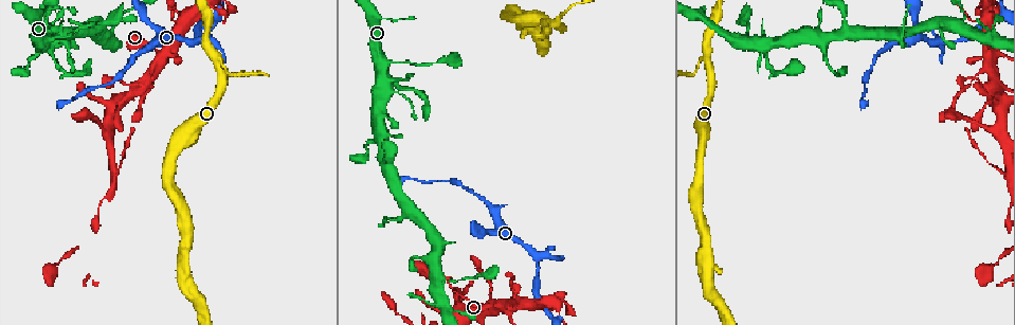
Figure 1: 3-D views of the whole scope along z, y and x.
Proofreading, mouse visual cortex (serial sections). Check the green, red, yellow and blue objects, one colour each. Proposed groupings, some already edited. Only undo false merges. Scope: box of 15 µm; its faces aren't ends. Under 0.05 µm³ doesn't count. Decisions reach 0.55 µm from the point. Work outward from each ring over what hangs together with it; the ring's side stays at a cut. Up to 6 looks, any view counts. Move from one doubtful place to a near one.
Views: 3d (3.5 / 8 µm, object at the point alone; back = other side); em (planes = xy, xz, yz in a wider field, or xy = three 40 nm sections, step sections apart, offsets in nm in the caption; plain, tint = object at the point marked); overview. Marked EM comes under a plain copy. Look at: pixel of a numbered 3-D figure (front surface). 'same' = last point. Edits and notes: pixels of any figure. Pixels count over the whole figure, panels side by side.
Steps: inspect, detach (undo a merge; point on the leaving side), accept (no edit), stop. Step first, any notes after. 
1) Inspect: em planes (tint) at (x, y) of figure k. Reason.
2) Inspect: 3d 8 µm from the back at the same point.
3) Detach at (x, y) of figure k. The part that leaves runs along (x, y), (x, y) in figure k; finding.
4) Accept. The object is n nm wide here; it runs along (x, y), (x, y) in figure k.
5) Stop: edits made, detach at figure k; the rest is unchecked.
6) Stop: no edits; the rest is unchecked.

Inspect: 3d 3.5 µm at (219, 57) of figure 1. Calibre changes.

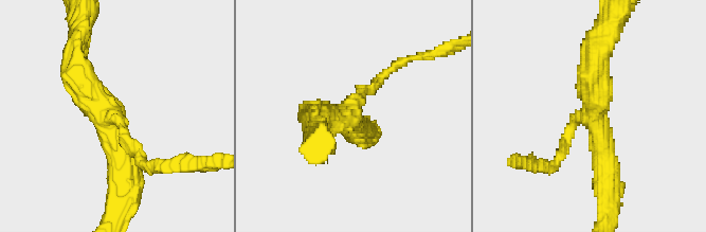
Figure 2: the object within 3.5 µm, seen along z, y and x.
Inspect: em planes (tint) at (346, 120) of figure 2. 3 arms meet here; the arms are 150, 400, 400 nm wide.

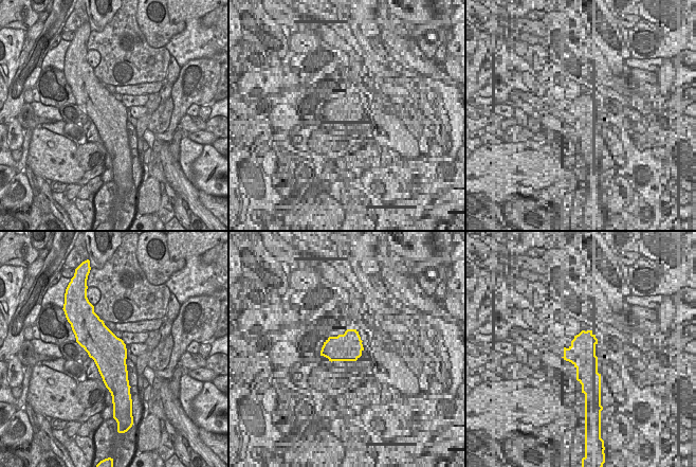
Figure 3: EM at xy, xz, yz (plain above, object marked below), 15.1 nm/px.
Accept. The object is 550 nm wide here; it runs along (122, 183), (109, 112), (73, 57) in figure 2; all the same cell.

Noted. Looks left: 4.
Inspect: 3d 3.5 µm at (150, 70) of figure 1. Calibre changes.

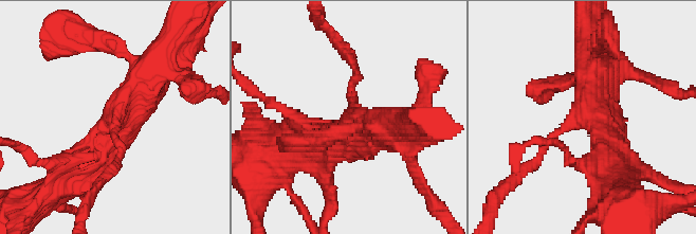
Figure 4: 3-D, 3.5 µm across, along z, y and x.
Inspect: em xy step 1 (tint) at (117, 122) of figure 4. The arms are 150, 450 nm wide; now the EM.

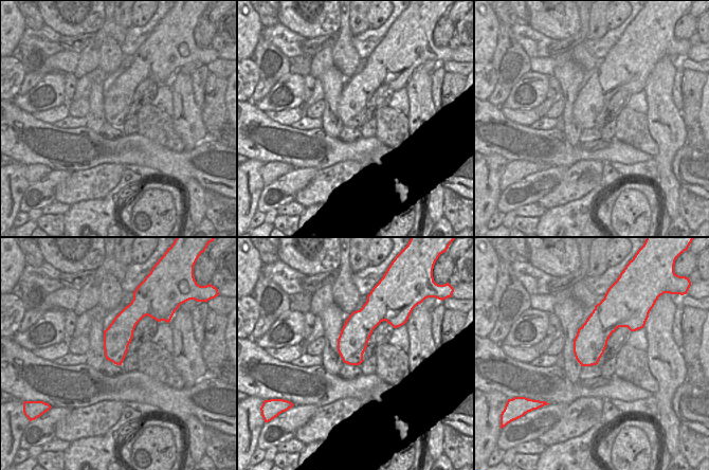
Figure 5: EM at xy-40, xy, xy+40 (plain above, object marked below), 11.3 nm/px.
Accept. It runs along (594, 72), (581, 114), (524, 169) in figure 4; one cell here.

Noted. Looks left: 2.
Inspect: 3d 8 µm from the back at (999, 171) of figure 1. Sudden change in width.

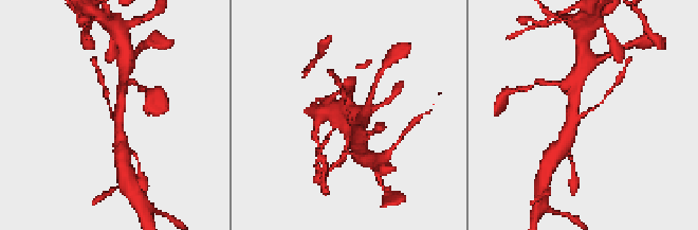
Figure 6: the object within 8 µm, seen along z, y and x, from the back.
Inspect: em planes (tint) at (349, 113) of figure 6. Now the EM.

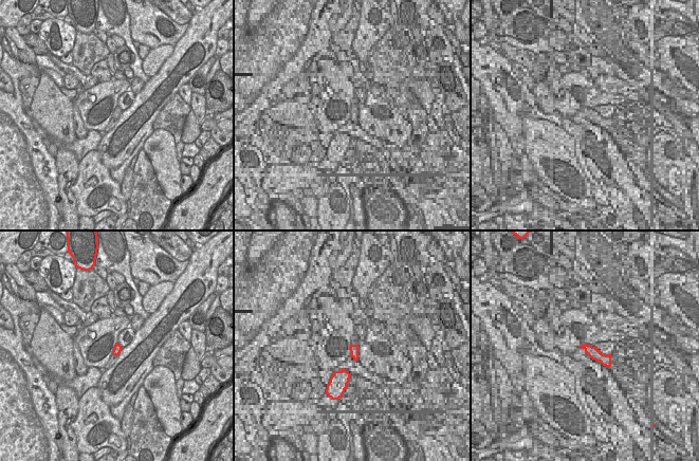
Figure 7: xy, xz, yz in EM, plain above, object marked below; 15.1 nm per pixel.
Accept. It runs along (357, 126), (351, 125), (343, 93) in figure 6; all the same cell.

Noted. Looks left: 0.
Stop: no edits; the rest is unchecked.

